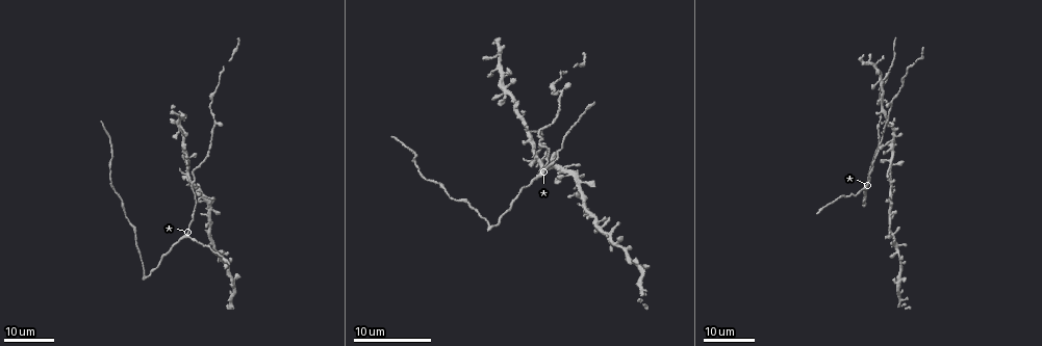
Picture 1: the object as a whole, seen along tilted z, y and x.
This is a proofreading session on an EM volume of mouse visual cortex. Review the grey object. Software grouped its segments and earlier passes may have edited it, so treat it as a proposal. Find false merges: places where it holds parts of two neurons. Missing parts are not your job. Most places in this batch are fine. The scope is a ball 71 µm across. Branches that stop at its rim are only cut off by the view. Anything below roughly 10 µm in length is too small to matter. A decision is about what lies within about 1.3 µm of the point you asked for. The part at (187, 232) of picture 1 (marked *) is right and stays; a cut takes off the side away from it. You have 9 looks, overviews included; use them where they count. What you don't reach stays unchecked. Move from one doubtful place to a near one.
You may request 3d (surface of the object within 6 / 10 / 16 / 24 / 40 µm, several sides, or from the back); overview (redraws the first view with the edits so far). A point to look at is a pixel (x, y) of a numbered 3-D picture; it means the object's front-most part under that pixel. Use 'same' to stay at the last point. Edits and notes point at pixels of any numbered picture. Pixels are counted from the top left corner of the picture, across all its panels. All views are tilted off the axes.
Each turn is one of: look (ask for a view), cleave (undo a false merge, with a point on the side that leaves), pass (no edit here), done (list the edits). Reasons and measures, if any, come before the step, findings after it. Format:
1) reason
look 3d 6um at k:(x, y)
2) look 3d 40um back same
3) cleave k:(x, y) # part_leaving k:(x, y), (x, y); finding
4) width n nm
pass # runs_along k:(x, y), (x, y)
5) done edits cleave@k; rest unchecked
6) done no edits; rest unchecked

three arms meet
look 3d 24um at 1:(191, 185)

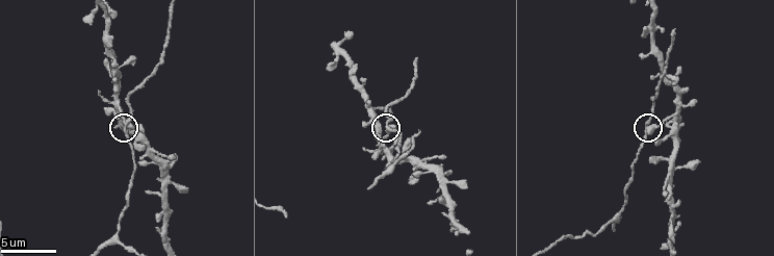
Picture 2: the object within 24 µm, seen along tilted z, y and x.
look 3d 10um at 2:(651, 125)

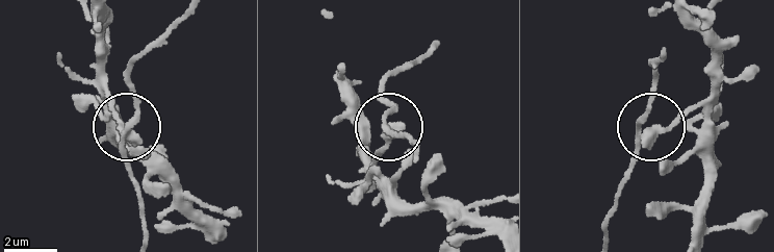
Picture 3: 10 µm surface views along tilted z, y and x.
pass # runs_along 3:(147, 236), (128, 165), (131, 58); continuous, no second neuron

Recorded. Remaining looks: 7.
calibre changes
look 3d 24um at 1:(877, 132)

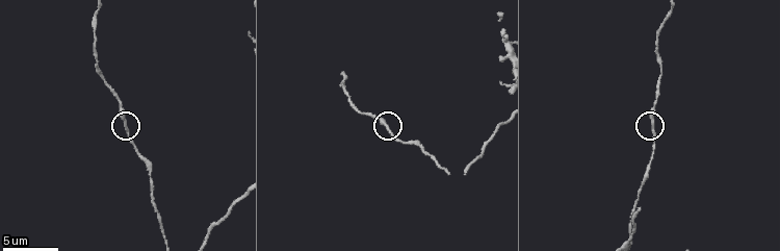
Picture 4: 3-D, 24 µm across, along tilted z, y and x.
zoom in
look 3d 6um at 4:(126, 124)

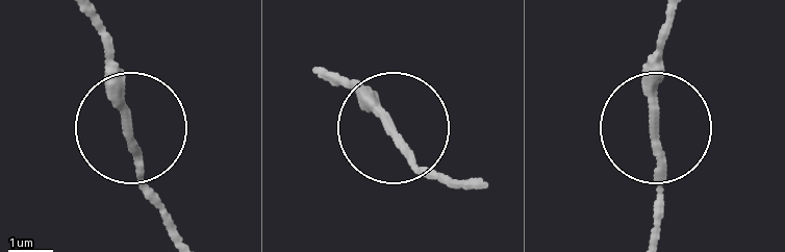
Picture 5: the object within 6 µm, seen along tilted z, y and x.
pass # runs_along 5:(184, 242), (136, 169), (101, 21); one neuron here

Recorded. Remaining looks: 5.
look 3d 16um at 2:(672, 30)

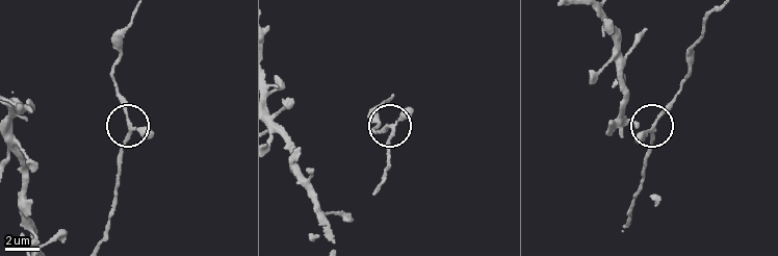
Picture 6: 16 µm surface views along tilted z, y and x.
arms 3
pass # one neuron here

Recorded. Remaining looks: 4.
three arms meet
look 3d 16um at 1:(616, 242)

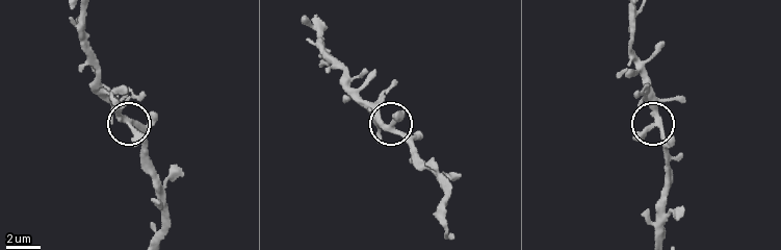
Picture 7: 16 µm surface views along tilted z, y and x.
look 3d 6um at 7:(125, 120)

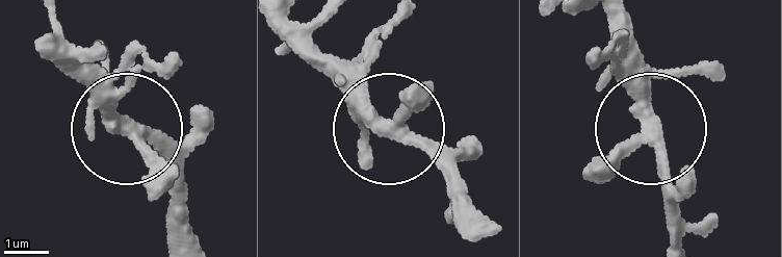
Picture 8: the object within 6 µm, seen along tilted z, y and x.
width 300 nm
pass # runs_along 8:(63, 63), (95, 109), (180, 186); one neuron here

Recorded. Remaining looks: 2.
done no edits; rest unchecked

